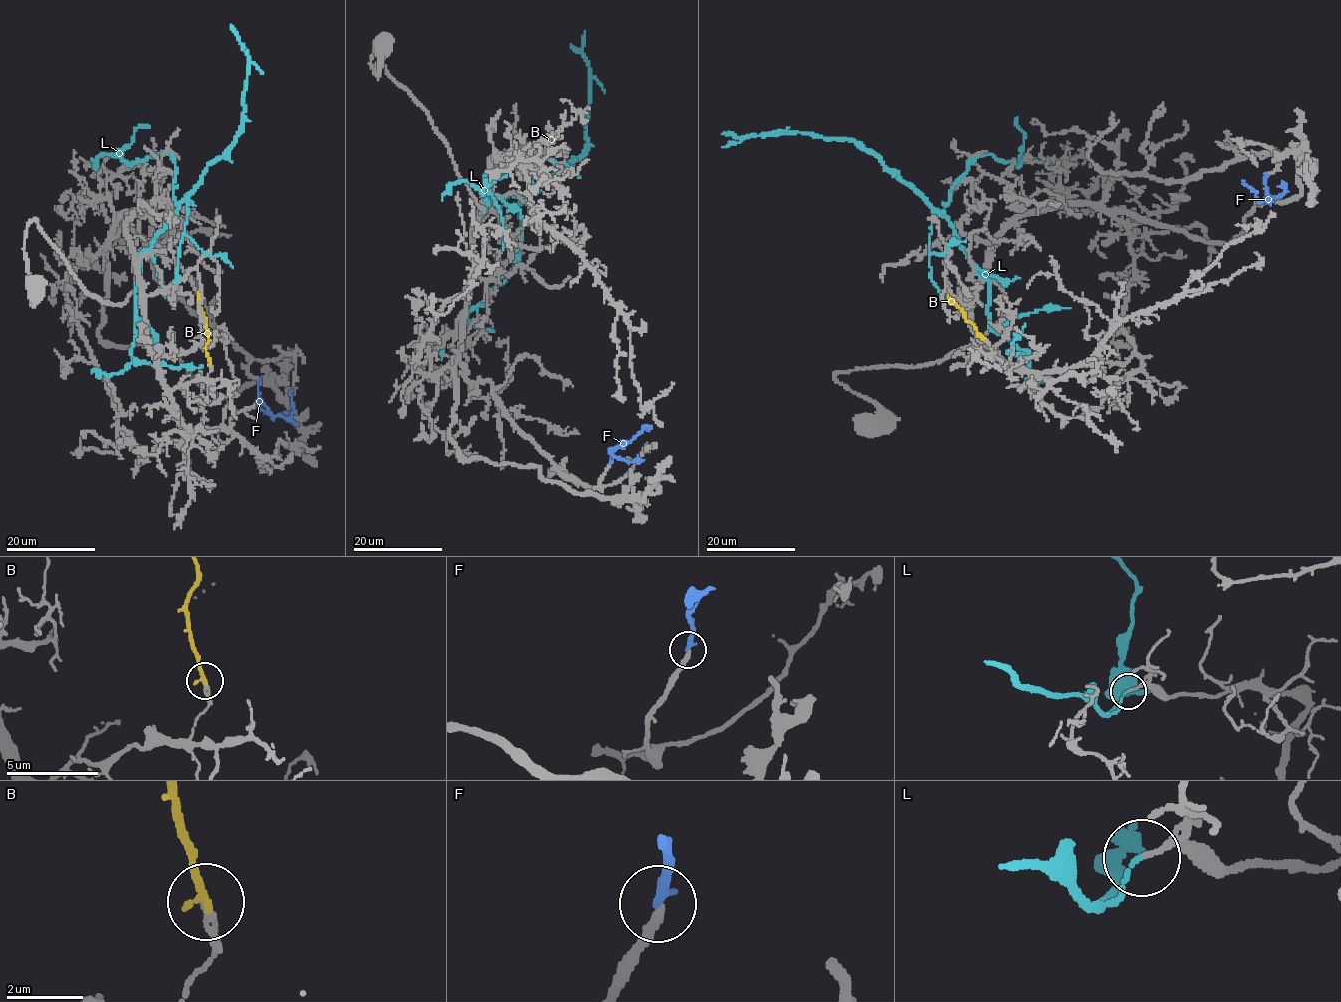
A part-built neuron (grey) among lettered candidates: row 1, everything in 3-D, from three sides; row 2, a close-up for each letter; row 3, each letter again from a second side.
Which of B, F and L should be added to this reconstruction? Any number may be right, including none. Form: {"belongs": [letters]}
{"belongs": ["F"]}

